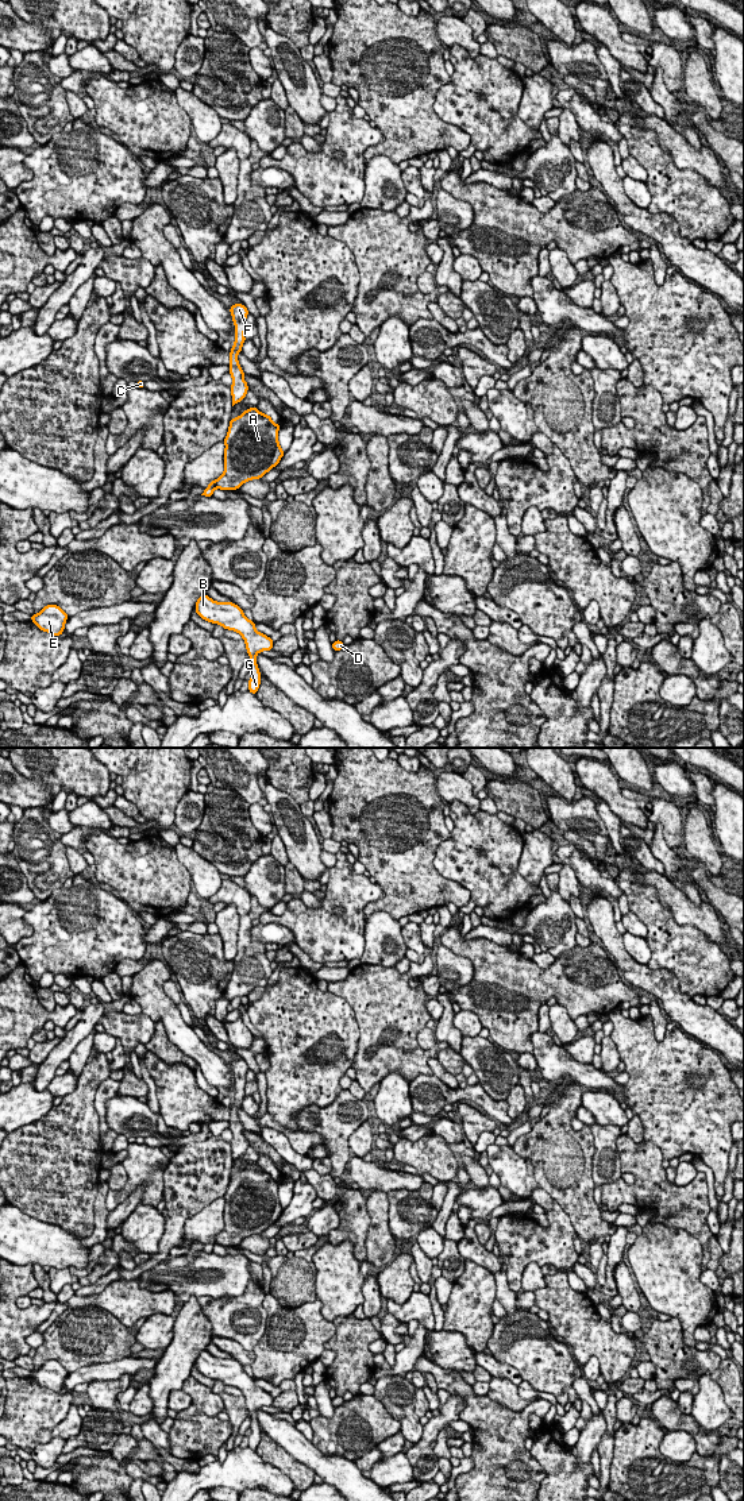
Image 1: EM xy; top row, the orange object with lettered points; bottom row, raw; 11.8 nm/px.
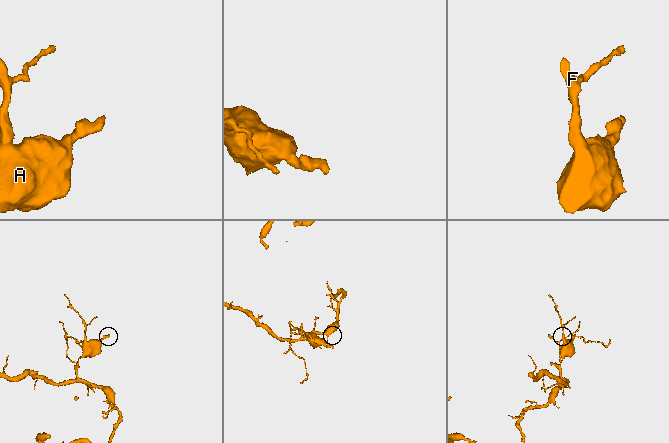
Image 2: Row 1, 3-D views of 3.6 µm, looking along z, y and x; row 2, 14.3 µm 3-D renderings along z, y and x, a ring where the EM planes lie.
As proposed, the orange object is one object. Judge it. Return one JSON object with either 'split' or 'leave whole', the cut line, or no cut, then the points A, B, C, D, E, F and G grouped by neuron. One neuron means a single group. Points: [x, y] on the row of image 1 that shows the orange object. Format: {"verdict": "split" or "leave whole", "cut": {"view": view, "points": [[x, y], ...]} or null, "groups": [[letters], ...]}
{"verdict": "split", "cut": {"view": "xy", "points": [[215, 481], [216, 487]]}, "groups": [["A", "F"], ["B", "C", "D", "E", "G"]]}

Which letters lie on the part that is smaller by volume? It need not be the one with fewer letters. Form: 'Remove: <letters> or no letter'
Remove: A, F

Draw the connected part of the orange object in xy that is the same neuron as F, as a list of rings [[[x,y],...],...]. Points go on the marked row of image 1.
[[[235,304],[230,308],[232,321],[235,324],[235,342],[234,347],[230,352],[230,374],[232,377],[232,385],[231,385],[231,395],[232,395],[232,406],[246,397],[246,393],[248,391],[247,382],[243,379],[244,371],[242,370],[239,362],[238,362],[238,354],[242,352],[242,346],[246,342],[244,331],[246,331],[246,317],[248,315],[248,310],[242,304]]]

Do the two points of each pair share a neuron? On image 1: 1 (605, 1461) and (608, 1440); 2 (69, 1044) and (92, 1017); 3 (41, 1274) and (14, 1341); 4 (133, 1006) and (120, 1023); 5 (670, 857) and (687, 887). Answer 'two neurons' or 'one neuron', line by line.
1: one neuron
2: one neuron
3: two neurons
4: two neurons
5: one neuron

